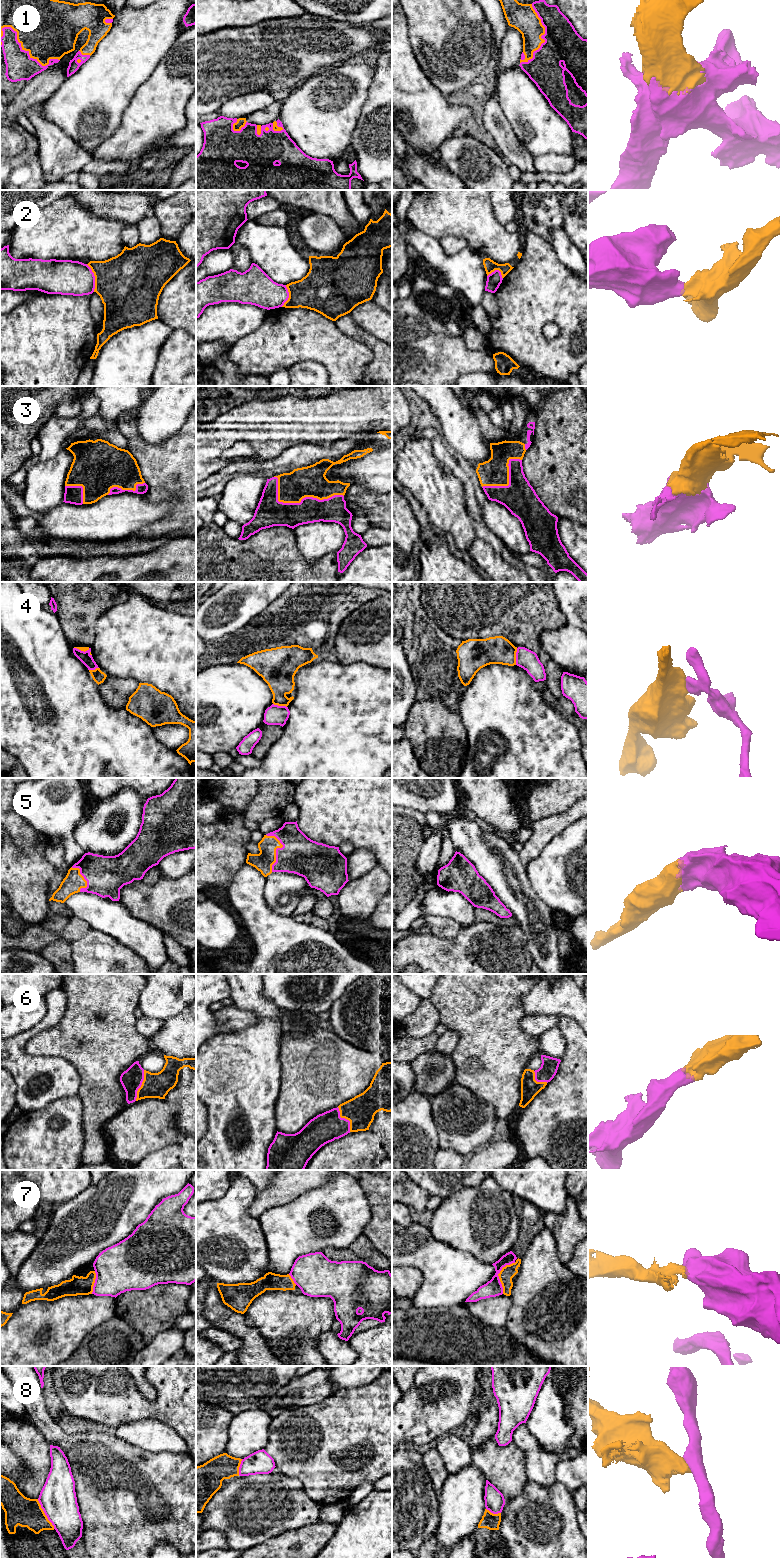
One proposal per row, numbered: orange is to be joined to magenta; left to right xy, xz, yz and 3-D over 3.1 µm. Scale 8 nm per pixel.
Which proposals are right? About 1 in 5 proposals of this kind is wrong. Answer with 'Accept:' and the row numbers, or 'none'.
Accept: 1, 3, 5, 6

